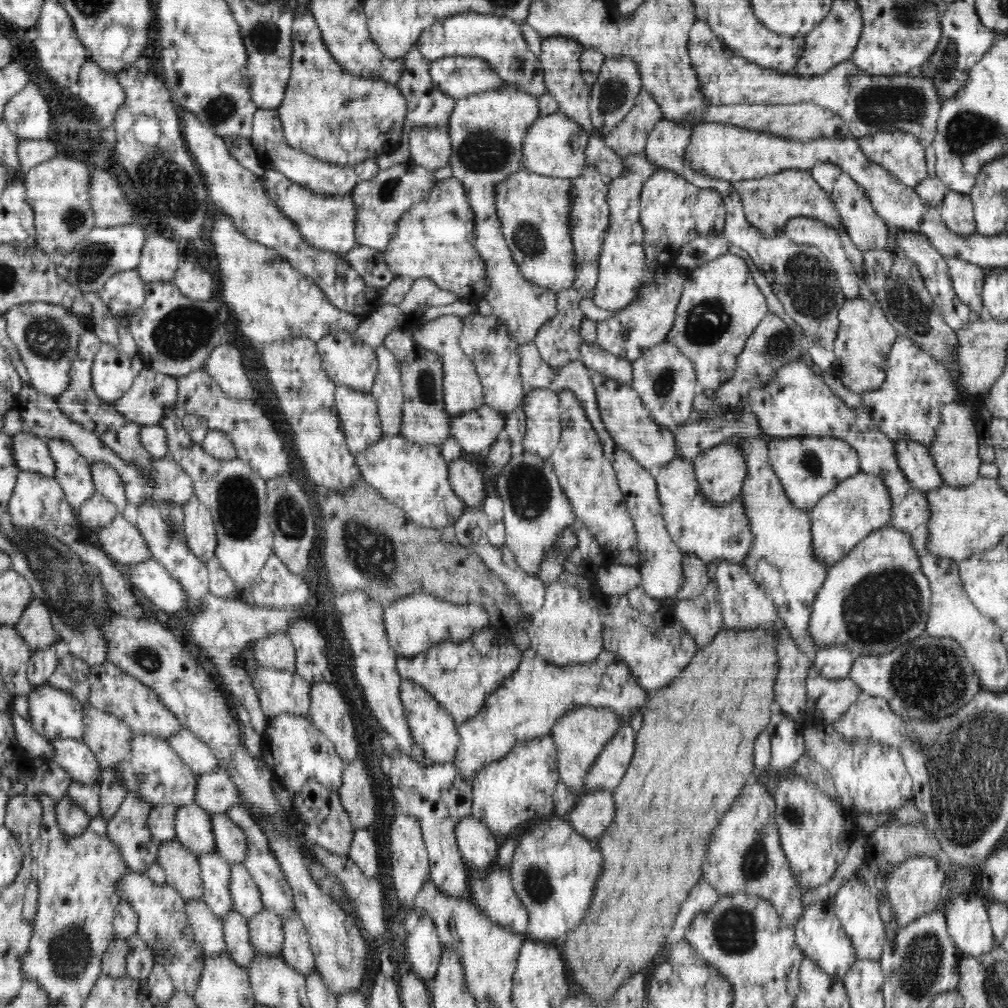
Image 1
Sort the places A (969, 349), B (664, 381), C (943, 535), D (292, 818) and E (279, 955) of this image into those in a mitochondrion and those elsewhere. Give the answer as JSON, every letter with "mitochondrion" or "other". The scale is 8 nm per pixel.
{"A":"other","B":"mitochondrion","C":"other","D":"other","E":"other"}

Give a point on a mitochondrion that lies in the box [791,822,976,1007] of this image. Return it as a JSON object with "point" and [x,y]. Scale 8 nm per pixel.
{"point":[922,965]}

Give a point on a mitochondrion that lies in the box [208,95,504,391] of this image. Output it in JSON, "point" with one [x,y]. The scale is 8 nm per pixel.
{"point":[387,190]}

